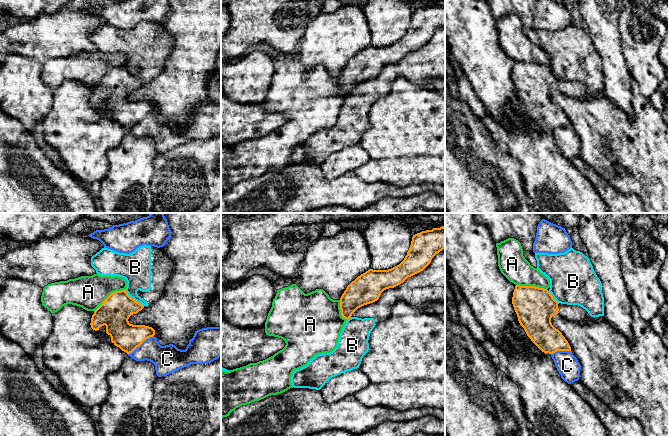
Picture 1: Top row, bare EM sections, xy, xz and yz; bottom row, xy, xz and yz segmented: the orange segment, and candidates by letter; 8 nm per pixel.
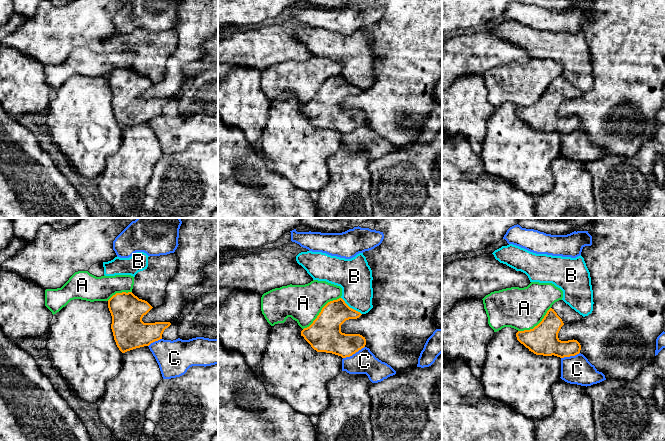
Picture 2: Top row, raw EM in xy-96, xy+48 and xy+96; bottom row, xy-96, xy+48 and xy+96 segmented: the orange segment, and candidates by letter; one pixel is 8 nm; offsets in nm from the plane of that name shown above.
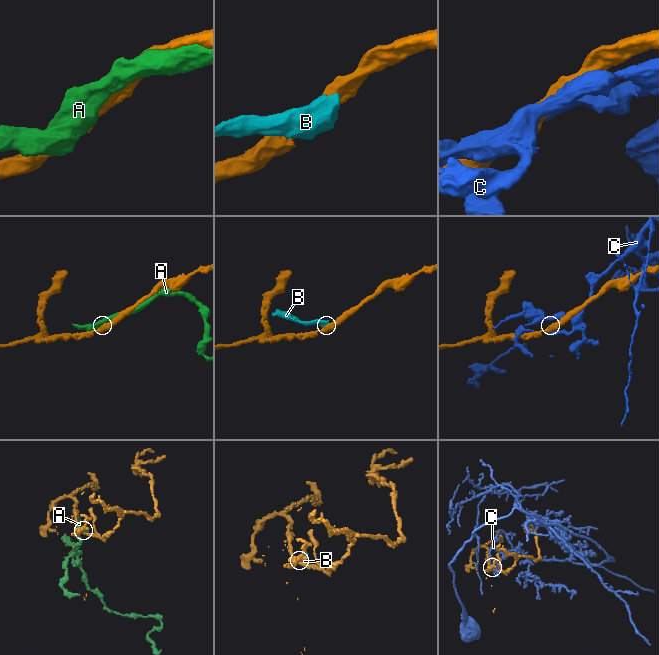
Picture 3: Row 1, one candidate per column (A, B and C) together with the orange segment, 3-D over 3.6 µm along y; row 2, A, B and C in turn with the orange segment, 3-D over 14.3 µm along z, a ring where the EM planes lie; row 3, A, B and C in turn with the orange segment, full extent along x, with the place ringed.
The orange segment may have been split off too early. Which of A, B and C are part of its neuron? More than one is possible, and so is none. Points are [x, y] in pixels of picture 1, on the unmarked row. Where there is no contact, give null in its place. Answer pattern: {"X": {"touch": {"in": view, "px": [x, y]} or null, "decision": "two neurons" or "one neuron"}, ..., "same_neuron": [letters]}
{"A": {"touch": {"in": "xy", "px": [108, 72]}, "decision": "two neurons"}, "B": {"touch": {"in": "xy", "px": [133, 75]}, "decision": "two neurons"}, "C": {"touch": {"in": "xy", "px": [140, 120]}, "decision": "two neurons"}, "same_neuron": []}

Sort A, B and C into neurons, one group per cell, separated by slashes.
A / B / C

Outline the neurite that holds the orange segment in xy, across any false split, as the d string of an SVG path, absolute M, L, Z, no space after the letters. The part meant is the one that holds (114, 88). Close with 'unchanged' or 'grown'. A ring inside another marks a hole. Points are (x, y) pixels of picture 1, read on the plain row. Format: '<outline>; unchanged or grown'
M125 66L111 69L94 87L91 104L95 107L106 102L111 118L127 130L132 129L146 115L155 111L152 103L130 100L128 95L144 82L131 74Z; unchanged

